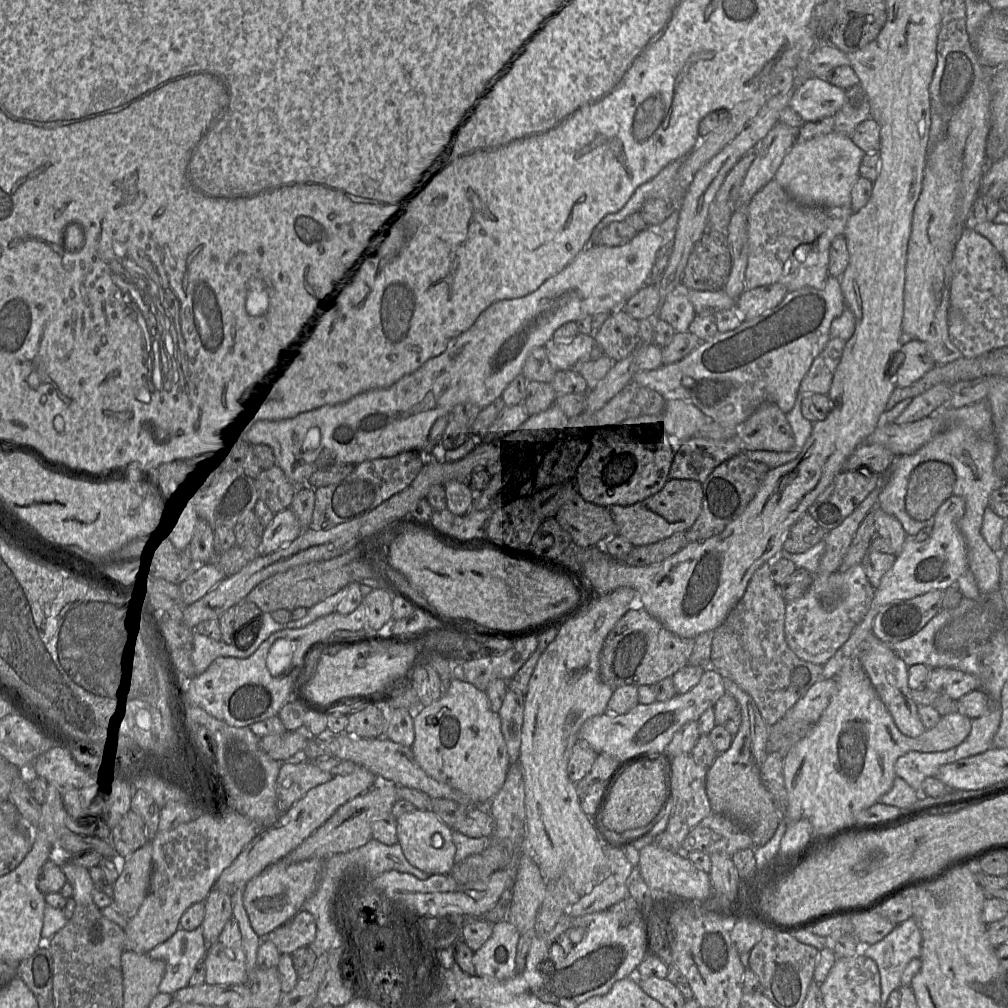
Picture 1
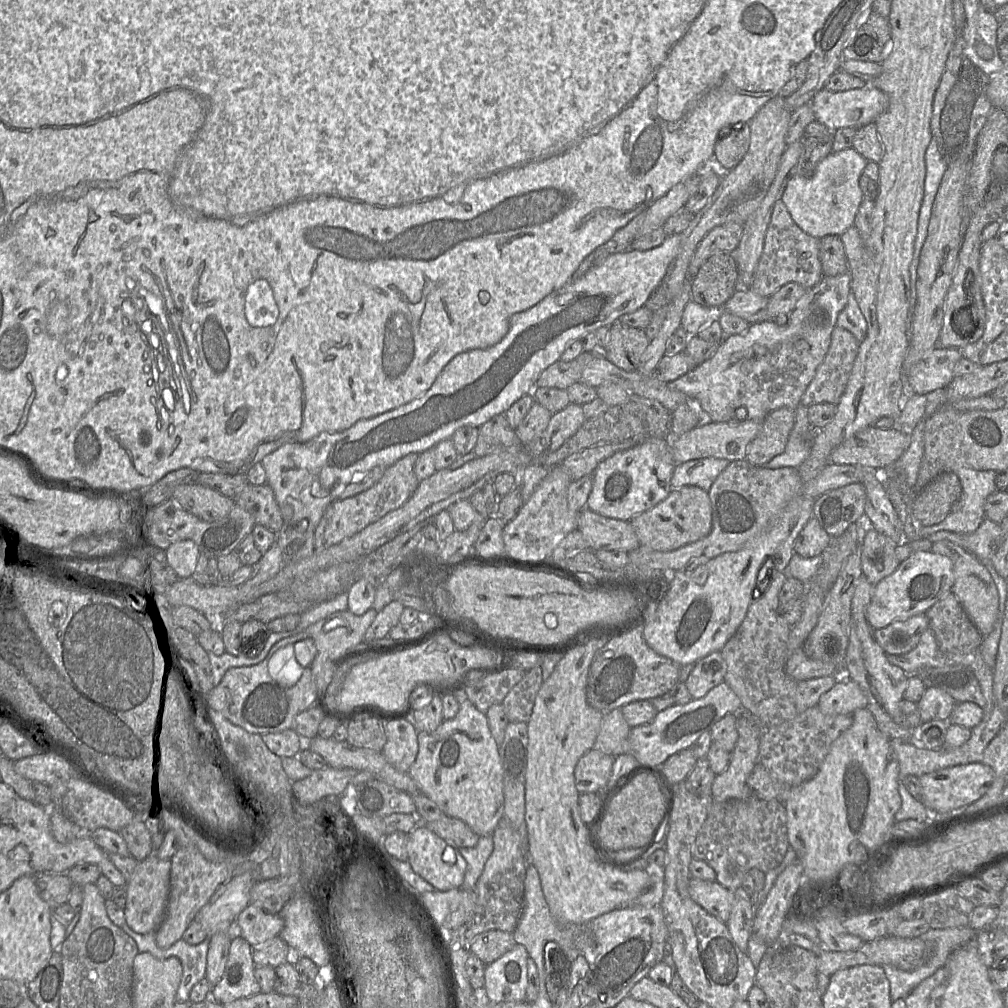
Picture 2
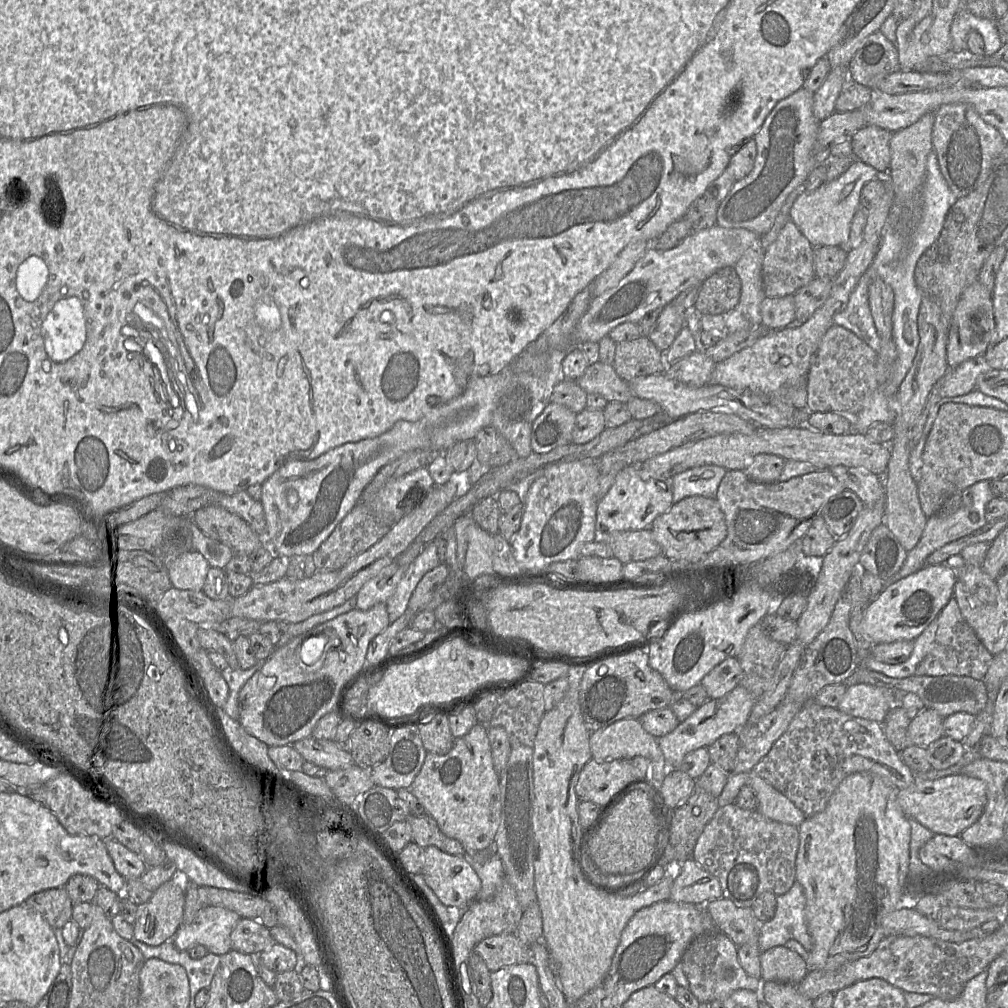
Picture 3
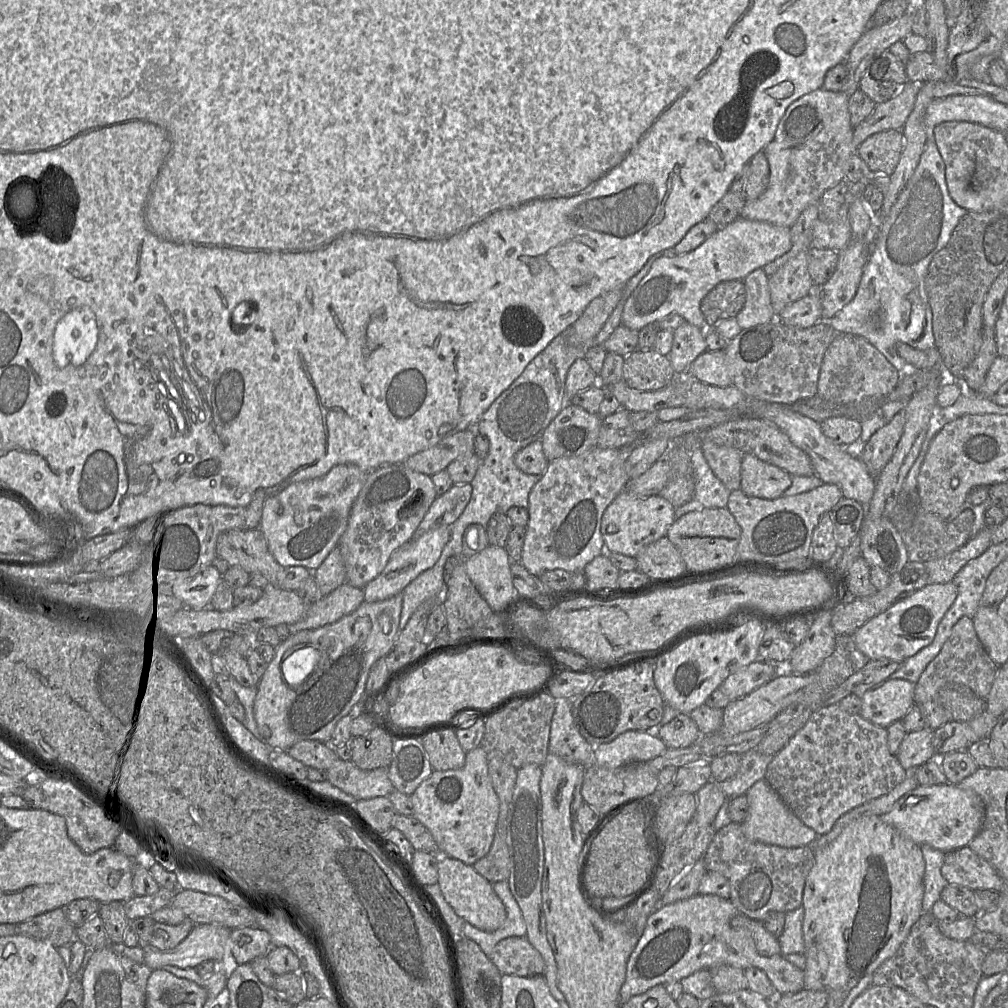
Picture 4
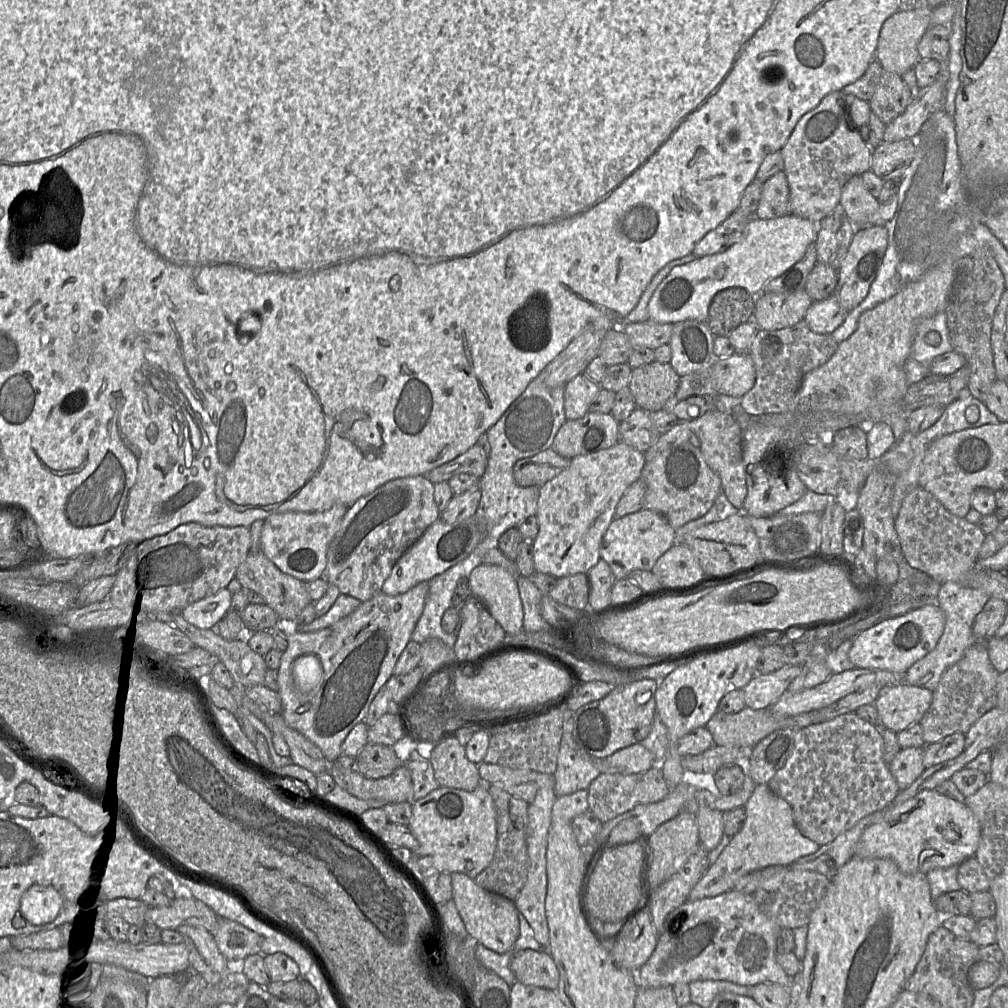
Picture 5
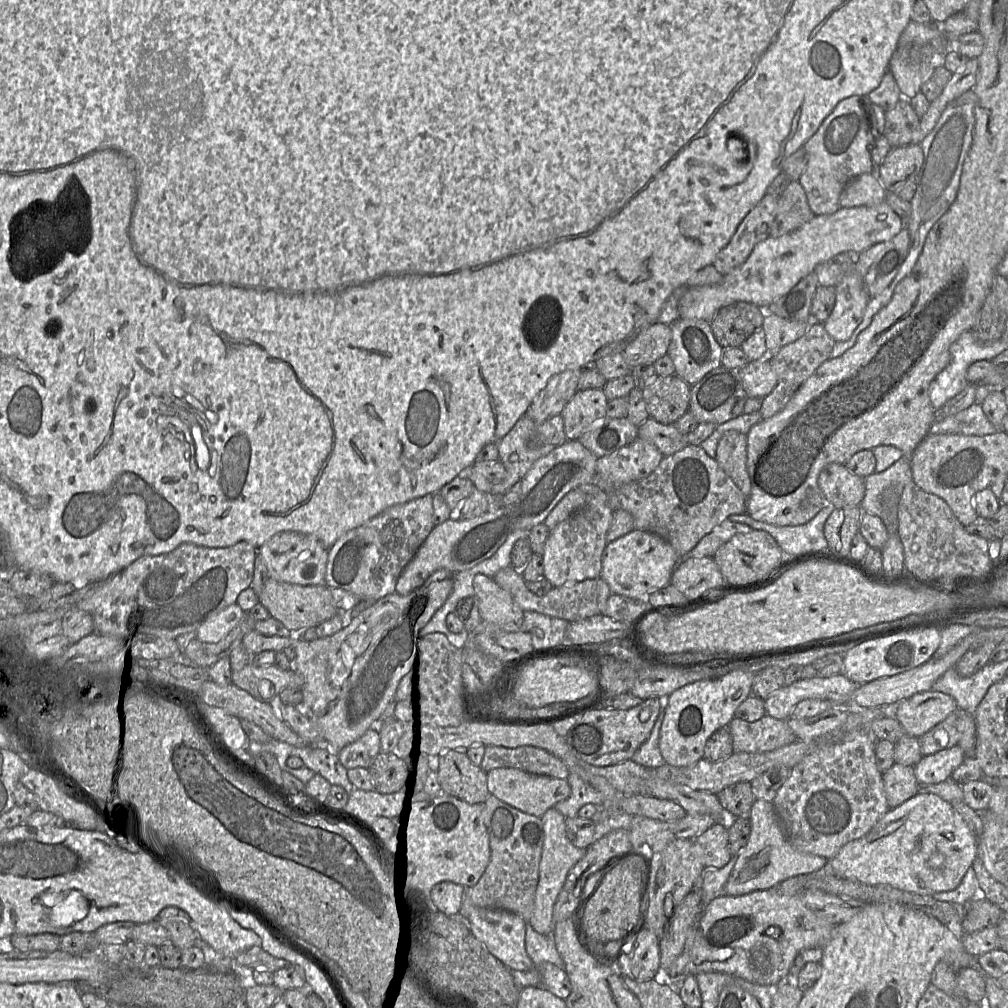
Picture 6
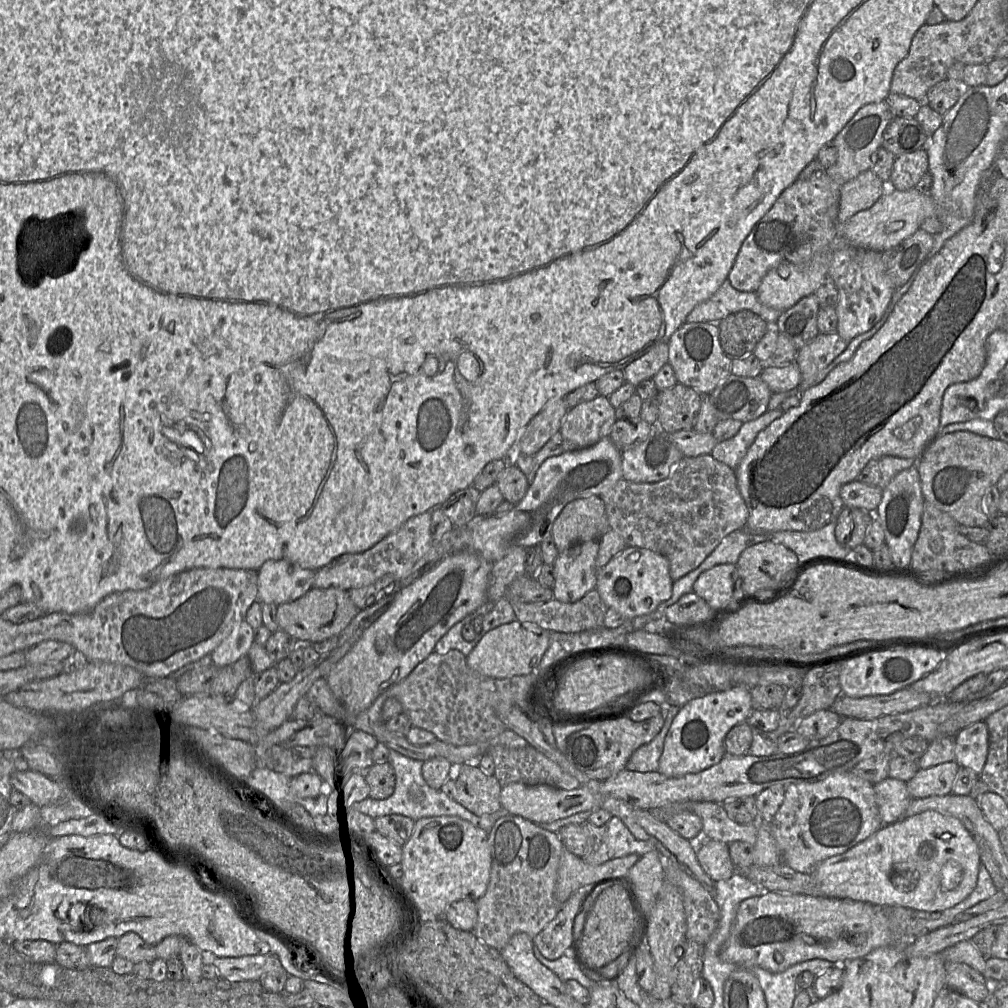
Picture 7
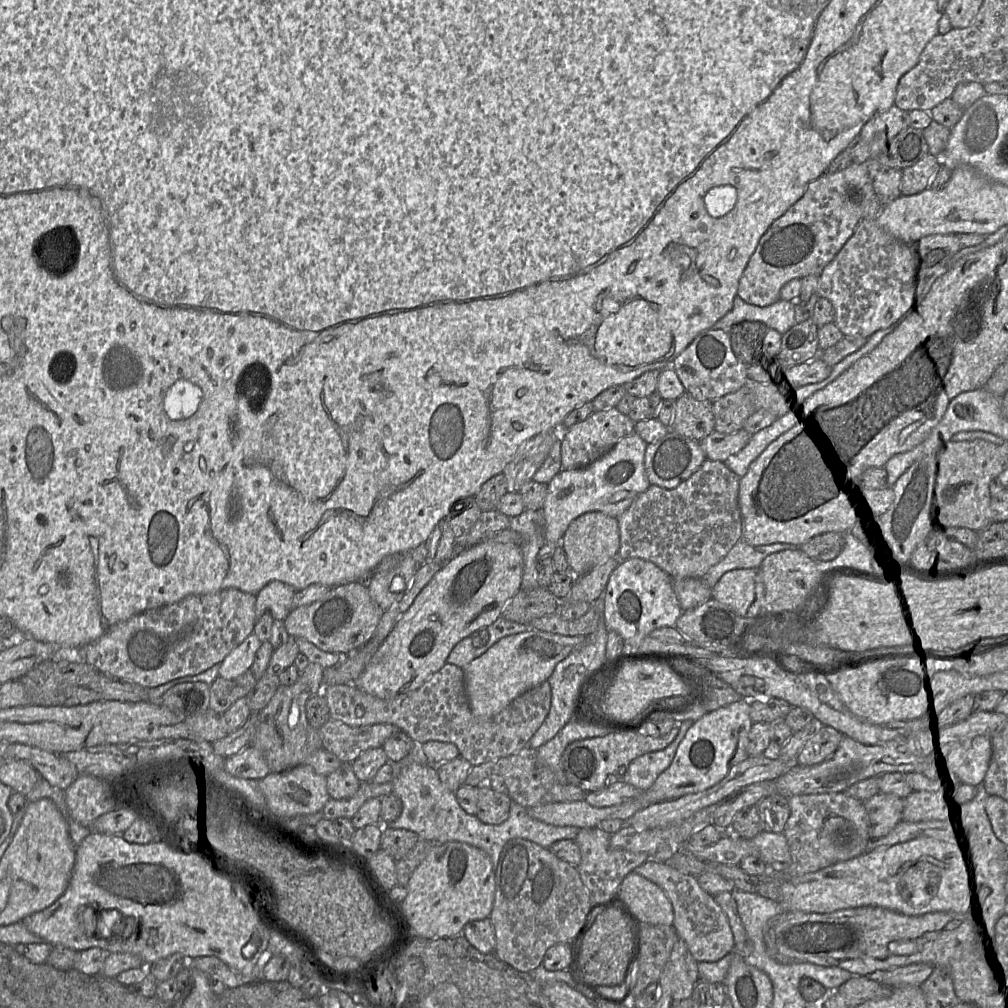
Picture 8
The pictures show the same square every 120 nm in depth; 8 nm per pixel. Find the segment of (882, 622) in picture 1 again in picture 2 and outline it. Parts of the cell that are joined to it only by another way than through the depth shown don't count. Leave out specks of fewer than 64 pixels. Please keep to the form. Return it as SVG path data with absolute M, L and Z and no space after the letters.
M918 614L903 621L873 630L873 635L886 654L903 655L914 649L929 627L927 614Z

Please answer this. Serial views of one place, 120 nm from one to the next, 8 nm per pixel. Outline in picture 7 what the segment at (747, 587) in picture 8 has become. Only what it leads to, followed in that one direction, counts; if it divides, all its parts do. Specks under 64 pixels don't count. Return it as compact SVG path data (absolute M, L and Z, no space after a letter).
M720 564L700 574L693 592L703 598L714 610L731 614L749 598L744 594L736 564Z

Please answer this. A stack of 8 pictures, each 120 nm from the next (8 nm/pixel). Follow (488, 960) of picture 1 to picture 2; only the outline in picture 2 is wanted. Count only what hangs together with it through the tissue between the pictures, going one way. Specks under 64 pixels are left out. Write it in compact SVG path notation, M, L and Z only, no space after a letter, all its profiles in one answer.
M516 943L510 951L485 966L484 988L491 1002L525 1001L528 957L526 948Z

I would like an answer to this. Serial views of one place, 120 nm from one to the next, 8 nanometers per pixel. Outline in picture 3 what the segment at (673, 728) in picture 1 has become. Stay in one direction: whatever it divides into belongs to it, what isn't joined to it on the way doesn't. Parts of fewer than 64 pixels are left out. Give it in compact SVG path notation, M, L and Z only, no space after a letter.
M738 685L728 694L716 699L709 699L670 733L659 737L658 744L663 752L669 770L678 769L683 759L691 752L712 745L725 734L737 733L749 719L756 699L743 686Z

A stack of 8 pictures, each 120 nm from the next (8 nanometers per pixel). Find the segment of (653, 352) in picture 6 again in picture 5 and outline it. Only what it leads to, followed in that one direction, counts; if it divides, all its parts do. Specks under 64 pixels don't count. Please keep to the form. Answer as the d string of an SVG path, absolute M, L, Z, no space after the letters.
M646 320L627 323L622 330L628 336L632 347L647 347L653 351L670 342L673 324Z

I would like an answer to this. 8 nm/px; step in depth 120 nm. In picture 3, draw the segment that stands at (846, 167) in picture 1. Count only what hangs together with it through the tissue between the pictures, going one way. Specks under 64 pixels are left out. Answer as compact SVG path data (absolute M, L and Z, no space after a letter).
M854 159L849 168L838 178L824 182L817 189L801 193L790 209L790 219L813 247L843 246L847 248L852 219L860 205L863 186L883 176L872 166Z

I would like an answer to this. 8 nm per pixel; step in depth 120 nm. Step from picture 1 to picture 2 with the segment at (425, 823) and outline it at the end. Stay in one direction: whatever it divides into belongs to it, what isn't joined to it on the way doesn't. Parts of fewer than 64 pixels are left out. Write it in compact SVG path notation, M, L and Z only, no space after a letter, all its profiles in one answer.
M418 824L407 834L408 862L412 869L436 890L448 891L463 884L467 863L459 848L447 843L424 825Z

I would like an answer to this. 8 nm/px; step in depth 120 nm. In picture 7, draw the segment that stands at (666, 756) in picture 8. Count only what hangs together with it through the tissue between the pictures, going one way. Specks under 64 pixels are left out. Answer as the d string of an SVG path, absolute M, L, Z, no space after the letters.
M675 705L666 708L666 718L659 734L648 744L639 747L628 760L625 769L636 772L656 772L659 768L659 761L664 749L664 739L669 730L672 720L679 709Z

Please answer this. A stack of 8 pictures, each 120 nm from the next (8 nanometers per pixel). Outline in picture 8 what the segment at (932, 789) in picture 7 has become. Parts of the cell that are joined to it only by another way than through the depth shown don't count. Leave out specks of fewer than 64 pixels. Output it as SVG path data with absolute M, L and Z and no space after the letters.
M945 779L933 791L912 791L902 799L901 820L906 822L943 820L955 813L951 789Z

